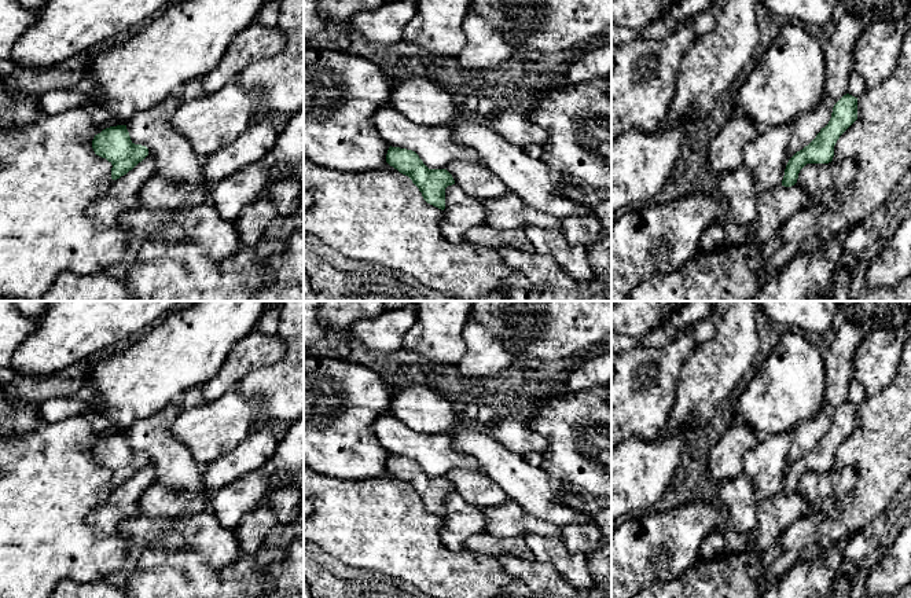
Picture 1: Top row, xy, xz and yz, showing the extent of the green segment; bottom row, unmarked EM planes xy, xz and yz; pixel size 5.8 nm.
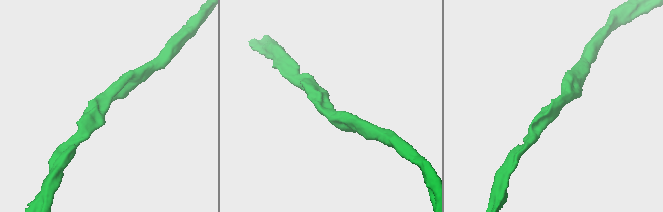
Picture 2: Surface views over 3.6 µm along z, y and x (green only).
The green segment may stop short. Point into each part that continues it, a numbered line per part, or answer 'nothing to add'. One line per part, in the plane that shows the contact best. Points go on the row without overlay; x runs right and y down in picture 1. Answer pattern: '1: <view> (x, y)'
nothing to add

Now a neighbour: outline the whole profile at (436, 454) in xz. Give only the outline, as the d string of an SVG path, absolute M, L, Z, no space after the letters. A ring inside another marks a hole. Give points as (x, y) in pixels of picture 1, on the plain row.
M381 417L372 430L392 455L415 459L429 477L445 477L453 469L482 470L478 461L455 448L448 433L412 430L392 417Z

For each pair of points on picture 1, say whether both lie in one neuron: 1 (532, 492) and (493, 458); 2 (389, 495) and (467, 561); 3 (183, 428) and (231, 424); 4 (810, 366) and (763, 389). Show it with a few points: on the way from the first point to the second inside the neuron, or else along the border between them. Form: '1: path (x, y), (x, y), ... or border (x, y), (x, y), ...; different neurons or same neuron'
1: path (522, 483), (503, 466); same neuron
2: path (403, 517), (445, 560); same neuron
3: path (195, 428), (216, 428), (219, 425); same neuron
4: path (799, 375), (785, 389), (774, 389); same neuron

